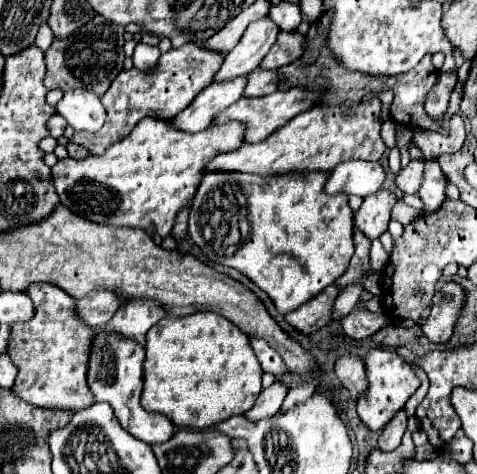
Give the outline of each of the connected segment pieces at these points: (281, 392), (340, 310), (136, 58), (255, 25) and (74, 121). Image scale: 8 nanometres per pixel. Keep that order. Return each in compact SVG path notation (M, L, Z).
M275 381L271 387L267 387L267 389L261 391L261 395L259 395L259 399L255 401L253 409L249 409L249 411L245 413L245 417L247 417L249 421L273 417L273 415L281 409L287 391L289 391L287 385L283 385L281 381Z
M351 285L347 287L337 299L335 299L335 305L333 305L333 311L331 311L331 321L339 321L341 317L349 315L349 311L353 311L359 295L361 295L361 287L359 285Z
M137 43L135 53L133 53L133 65L139 71L149 71L155 67L155 61L159 59L159 49L157 47L149 47L145 43Z
M269 17L253 21L241 41L225 55L225 61L213 81L223 83L251 73L259 65L259 61L269 53L277 33L279 29L275 29L275 23L271 23Z
M69 89L63 95L63 99L55 105L55 111L57 111L57 115L65 117L67 123L75 131L99 131L103 127L103 121L105 121L105 109L103 109L99 97L87 89Z

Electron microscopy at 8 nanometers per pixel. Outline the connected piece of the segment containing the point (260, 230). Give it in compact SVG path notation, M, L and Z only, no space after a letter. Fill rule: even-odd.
M209 173L203 177L193 203L189 211L189 235L193 243L207 255L209 261L233 267L241 271L245 277L249 277L261 291L269 295L269 299L275 303L279 313L289 313L295 311L303 301L309 301L315 297L315 293L321 293L327 285L335 283L347 267L349 259L355 251L353 245L353 211L347 205L347 195L337 193L337 195L327 195L323 193L323 185L327 181L329 173L309 173L307 177L253 177L247 173ZM223 183L237 183L243 191L245 197L251 197L251 209L247 211L247 221L251 221L251 233L249 239L233 253L233 257L223 257L223 255L211 255L211 243L203 245L203 237L199 237L199 221L195 221L195 213L201 209L201 205L209 205L207 197L215 187L221 187Z

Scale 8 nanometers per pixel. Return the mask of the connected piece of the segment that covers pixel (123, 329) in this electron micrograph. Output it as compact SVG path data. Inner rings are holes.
M127 301L119 307L115 317L105 325L107 333L117 333L121 337L127 337L141 347L147 343L147 331L167 317L167 311L159 301Z

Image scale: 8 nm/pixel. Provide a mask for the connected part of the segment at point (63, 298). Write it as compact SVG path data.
M31 285L27 295L33 299L35 317L27 325L11 325L9 357L19 367L13 391L31 405L45 409L83 409L93 403L87 385L87 363L95 329L79 321L75 299L53 285Z

